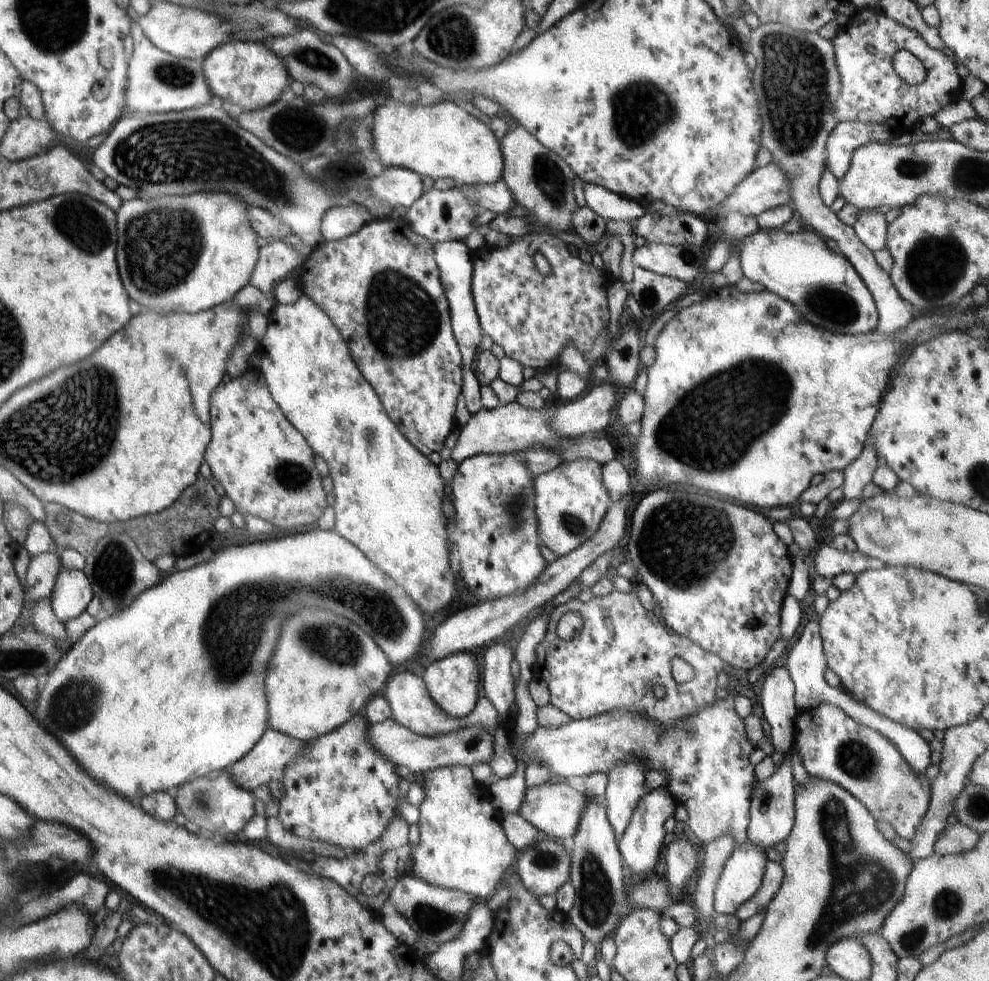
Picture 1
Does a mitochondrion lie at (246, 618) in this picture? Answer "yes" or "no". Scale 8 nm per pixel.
yes

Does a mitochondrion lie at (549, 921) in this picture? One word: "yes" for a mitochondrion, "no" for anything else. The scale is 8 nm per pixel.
no

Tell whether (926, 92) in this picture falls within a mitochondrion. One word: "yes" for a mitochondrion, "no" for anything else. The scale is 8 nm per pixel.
no

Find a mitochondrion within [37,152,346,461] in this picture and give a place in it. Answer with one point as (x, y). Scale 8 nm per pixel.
(159, 257)

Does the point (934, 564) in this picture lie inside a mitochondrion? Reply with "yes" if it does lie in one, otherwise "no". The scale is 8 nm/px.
no

